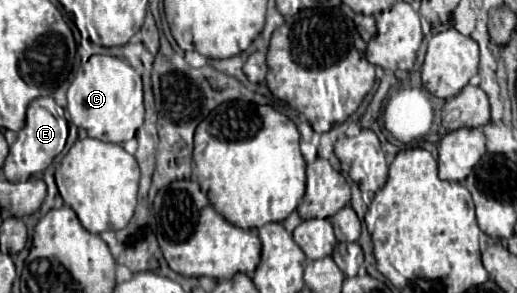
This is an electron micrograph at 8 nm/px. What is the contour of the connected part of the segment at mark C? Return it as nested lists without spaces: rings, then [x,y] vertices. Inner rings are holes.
[[[93,55],[75,75],[67,91],[67,113],[71,123],[85,129],[89,137],[109,143],[125,143],[143,125],[143,91],[135,91],[137,73],[127,61],[113,55]]]

